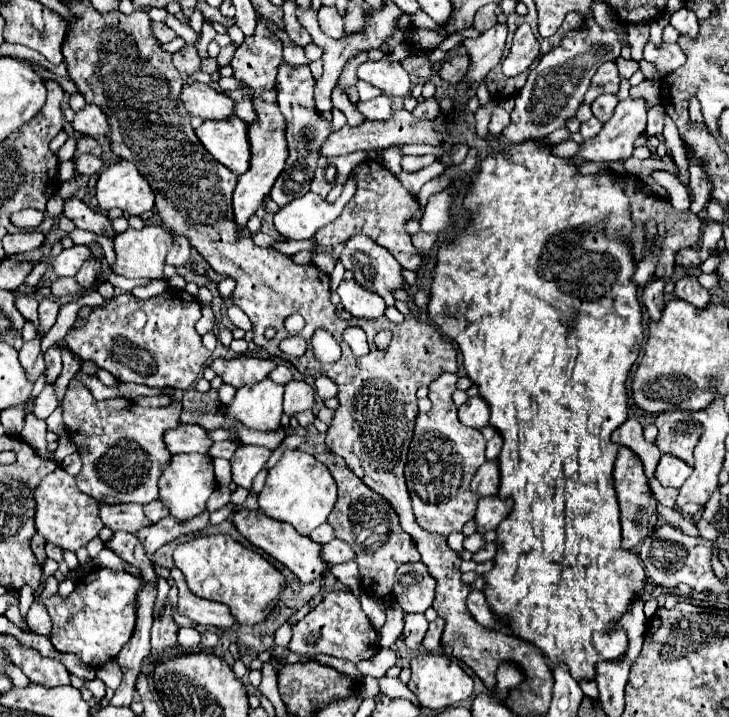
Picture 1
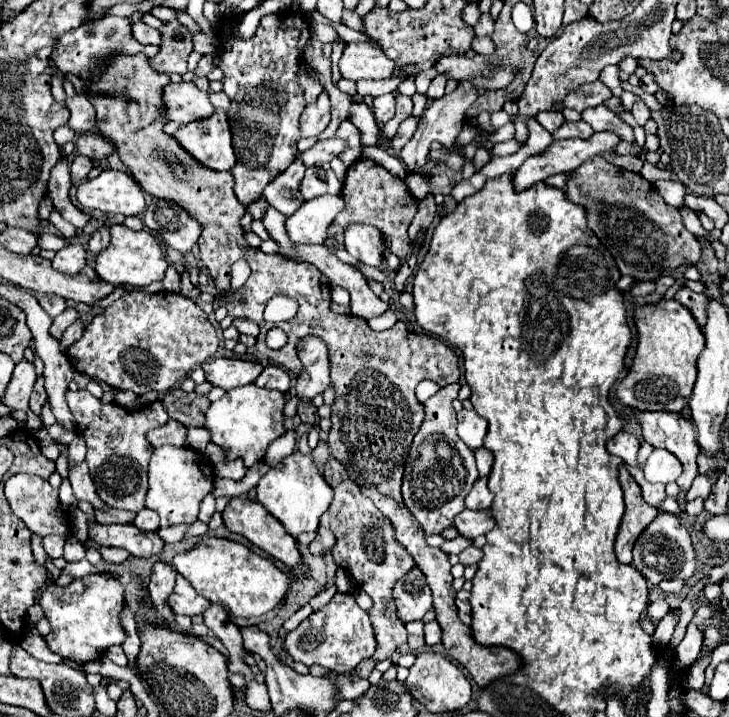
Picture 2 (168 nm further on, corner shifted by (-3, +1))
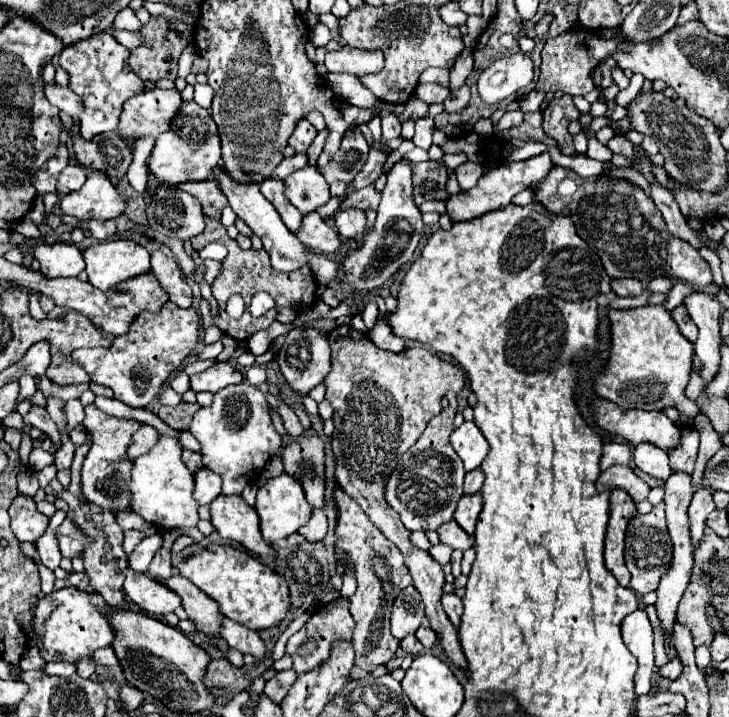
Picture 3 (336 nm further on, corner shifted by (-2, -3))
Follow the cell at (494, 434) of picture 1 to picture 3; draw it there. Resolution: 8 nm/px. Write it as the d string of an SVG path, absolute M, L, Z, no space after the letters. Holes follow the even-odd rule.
M476 467L474 471L468 471L466 479L464 479L464 491L466 491L466 495L480 491L482 483L484 483L484 475L482 475L480 467Z

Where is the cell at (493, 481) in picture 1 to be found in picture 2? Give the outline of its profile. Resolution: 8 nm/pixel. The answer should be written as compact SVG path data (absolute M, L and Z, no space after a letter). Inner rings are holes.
M481 477L481 479L475 481L471 493L467 495L465 507L475 509L475 511L483 511L483 509L491 507L491 501L493 501L493 495L491 495L491 491L487 487L487 477Z

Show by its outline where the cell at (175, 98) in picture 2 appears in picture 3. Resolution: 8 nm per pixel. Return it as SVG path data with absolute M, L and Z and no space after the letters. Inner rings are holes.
M154 89L124 103L120 115L118 133L122 137L158 137L162 131L170 131L172 119L178 115L184 99L178 89Z

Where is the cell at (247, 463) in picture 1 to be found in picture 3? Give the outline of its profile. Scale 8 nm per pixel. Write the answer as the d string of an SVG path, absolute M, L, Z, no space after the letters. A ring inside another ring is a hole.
M200 469L194 473L194 479L196 479L194 499L200 505L212 503L212 499L216 499L222 493L222 477L218 477L218 473L210 469Z

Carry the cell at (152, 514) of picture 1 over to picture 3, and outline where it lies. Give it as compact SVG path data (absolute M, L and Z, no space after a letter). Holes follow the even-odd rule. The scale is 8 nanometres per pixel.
M126 531L124 533L124 551L130 555L134 551L134 547L144 539L142 531Z

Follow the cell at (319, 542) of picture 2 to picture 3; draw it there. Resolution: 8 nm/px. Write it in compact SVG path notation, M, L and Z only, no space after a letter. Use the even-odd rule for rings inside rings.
M314 509L310 521L302 527L300 533L302 533L302 535L306 537L306 541L310 541L310 543L322 541L322 539L326 537L326 533L328 533L328 519L326 519L324 511L322 511L322 509Z

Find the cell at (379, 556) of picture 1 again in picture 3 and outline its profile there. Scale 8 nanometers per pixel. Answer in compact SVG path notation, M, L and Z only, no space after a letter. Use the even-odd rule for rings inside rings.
M334 487L334 501L336 501L336 551L344 551L344 567L352 569L358 581L358 589L354 597L350 599L350 613L356 621L354 629L354 651L356 651L356 667L364 671L372 671L378 665L386 665L390 659L394 659L394 653L400 645L398 639L390 633L390 607L396 599L396 595L412 583L408 567L404 565L402 553L394 543L390 543L374 523L370 523L368 515L354 503L354 499L348 499L348 495L342 491L342 487Z

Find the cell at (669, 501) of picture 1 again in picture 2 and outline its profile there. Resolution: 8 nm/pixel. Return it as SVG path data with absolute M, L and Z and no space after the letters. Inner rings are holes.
M627 467L625 469L631 473L631 477L637 481L637 485L641 487L643 499L648 504L657 507L663 499L666 497L665 485L661 483L649 483L645 477L643 477L643 471L639 467Z

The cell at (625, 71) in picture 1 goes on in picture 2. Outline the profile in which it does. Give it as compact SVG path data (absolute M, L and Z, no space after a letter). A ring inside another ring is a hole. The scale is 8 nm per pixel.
M609 65L609 67L605 67L603 71L601 71L601 75L599 75L599 81L605 85L605 87L609 87L611 89L611 93L613 93L613 97L621 97L621 81L619 81L619 67L617 65Z

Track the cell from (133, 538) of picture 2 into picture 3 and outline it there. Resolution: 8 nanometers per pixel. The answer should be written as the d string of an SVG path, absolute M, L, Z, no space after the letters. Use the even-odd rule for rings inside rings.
M66 519L60 527L58 527L58 541L60 541L60 549L64 557L78 557L82 555L88 539L86 533L80 527L74 527L74 523L70 519Z

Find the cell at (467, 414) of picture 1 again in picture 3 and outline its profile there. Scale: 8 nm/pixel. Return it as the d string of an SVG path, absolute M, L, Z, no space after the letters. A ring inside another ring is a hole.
M464 421L458 429L454 429L454 433L450 435L450 443L464 461L466 471L480 467L484 457L488 455L488 443L474 421Z

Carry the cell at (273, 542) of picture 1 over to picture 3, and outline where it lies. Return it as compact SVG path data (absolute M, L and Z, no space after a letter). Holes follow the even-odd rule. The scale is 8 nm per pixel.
M220 495L210 503L212 525L224 539L232 539L242 543L246 549L258 555L278 553L262 539L262 531L258 531L258 513L250 507L240 495Z

